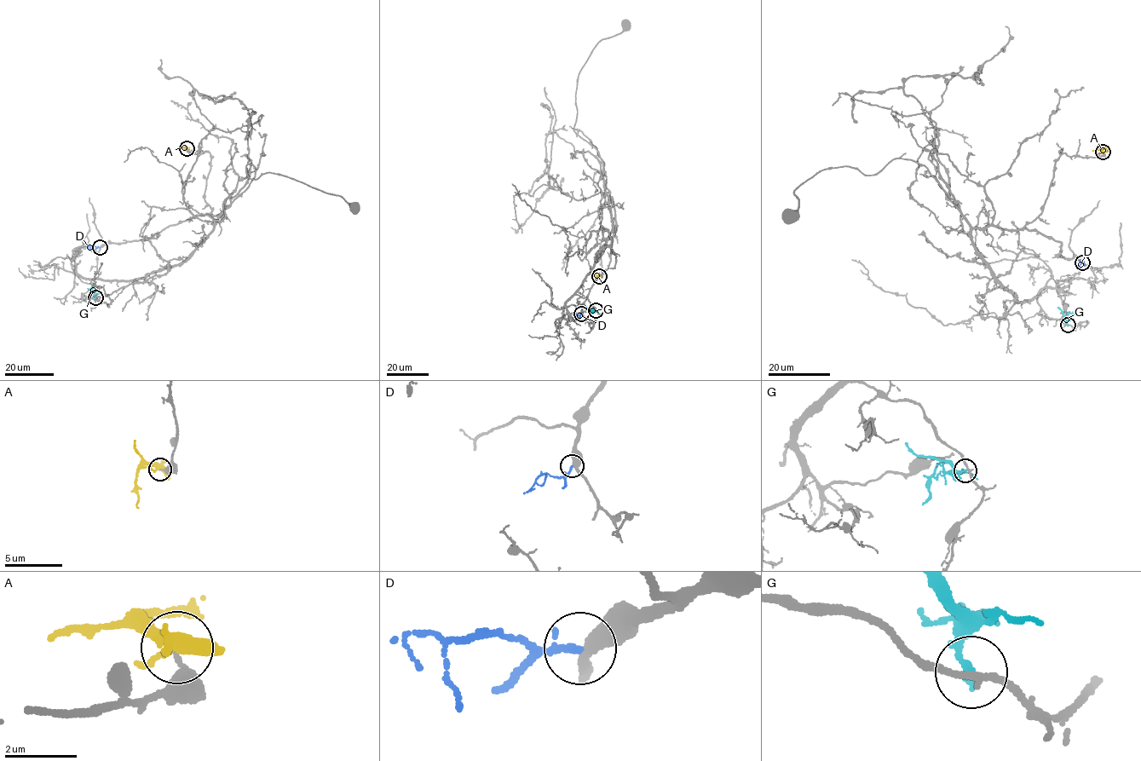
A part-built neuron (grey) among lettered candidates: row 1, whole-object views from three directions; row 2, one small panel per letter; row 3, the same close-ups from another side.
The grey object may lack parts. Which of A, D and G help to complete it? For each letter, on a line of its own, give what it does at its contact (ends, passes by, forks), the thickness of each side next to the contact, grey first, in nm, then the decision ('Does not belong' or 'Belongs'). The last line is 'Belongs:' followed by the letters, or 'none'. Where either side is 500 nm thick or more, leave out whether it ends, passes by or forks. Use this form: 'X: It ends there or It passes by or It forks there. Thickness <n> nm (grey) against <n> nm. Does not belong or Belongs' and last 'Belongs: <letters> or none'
A: It passes by. Thickness 300 nm (grey) against 440 nm. Does not belong
D: It passes by. Thickness 420 nm (grey) against 140 nm. Belongs
G: It passes by. Thickness 180 nm (grey) against 120 nm. Does not belong
Belongs: D

